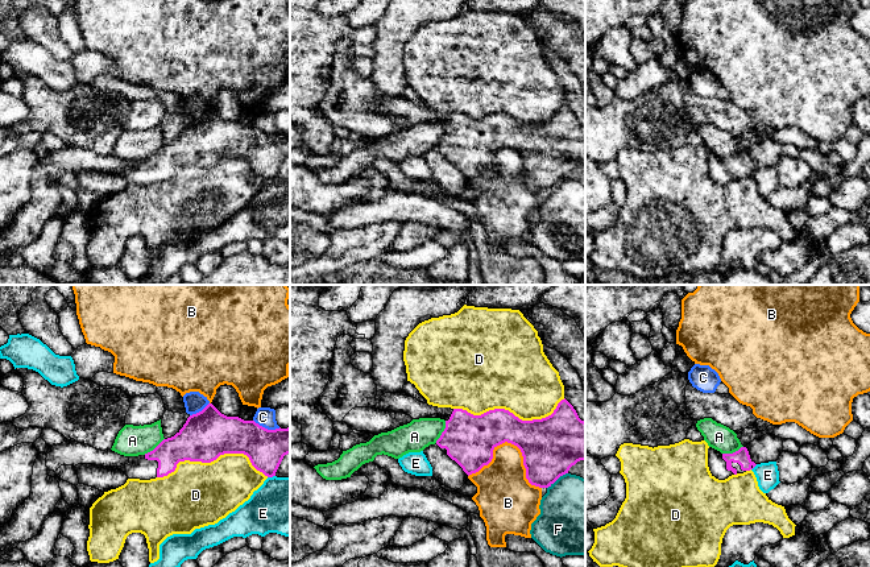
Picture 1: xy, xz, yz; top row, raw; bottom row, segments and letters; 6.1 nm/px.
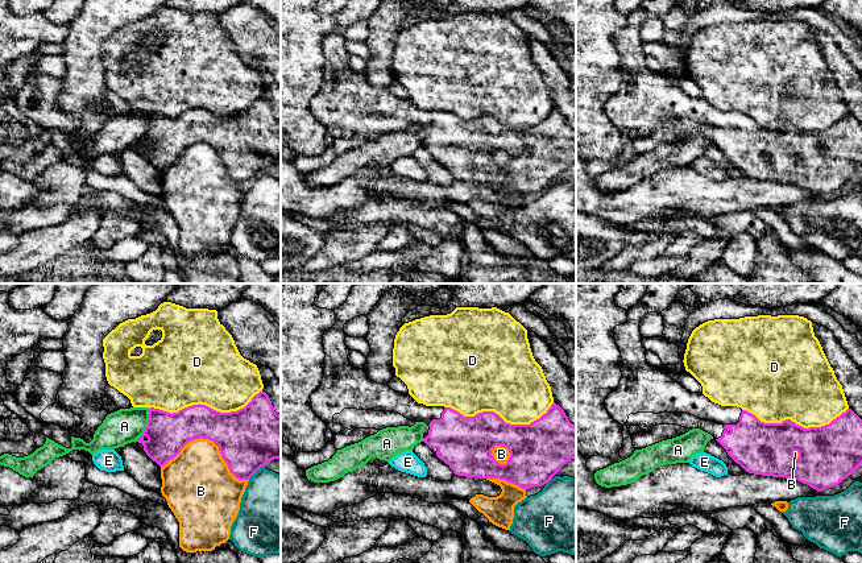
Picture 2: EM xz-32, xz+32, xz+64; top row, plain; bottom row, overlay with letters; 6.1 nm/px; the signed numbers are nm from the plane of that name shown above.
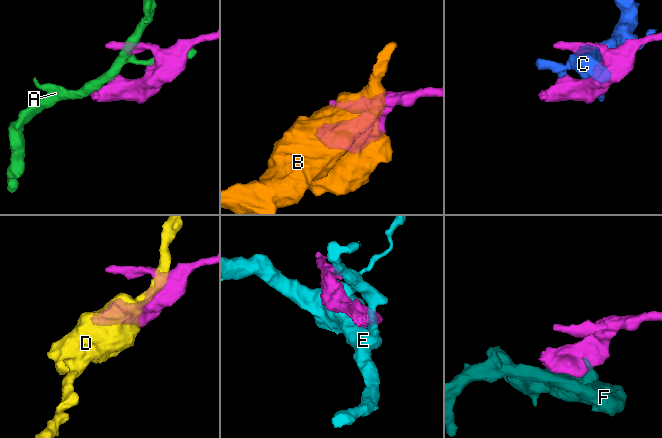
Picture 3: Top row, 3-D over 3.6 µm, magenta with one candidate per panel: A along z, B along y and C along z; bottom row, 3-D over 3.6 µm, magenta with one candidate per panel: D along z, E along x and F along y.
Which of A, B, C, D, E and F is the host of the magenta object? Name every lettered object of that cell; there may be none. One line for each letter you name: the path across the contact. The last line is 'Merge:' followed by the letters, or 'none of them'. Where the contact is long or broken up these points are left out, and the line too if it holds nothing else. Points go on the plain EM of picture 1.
Merge: none of them

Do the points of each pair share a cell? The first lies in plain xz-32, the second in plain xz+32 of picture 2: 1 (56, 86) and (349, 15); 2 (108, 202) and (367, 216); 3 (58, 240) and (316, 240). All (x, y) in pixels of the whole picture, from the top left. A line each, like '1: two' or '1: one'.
1: one
2: one
3: two

